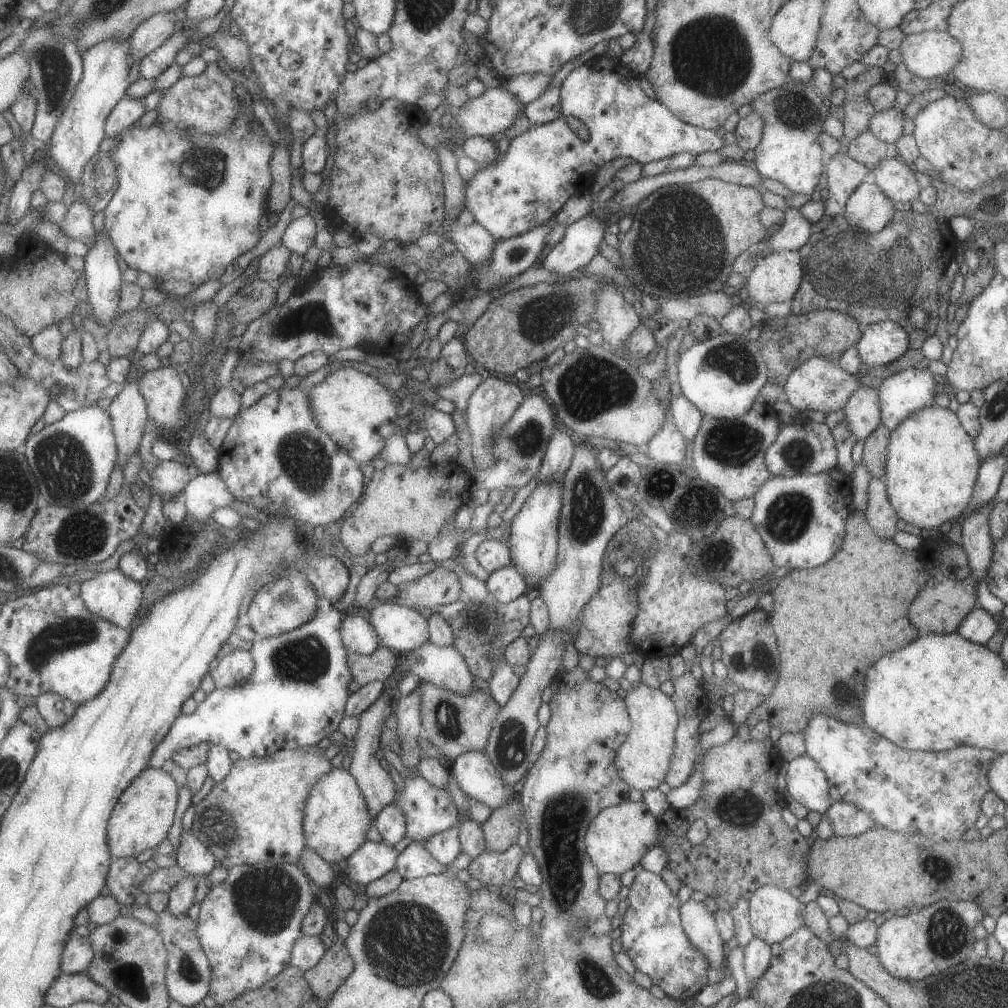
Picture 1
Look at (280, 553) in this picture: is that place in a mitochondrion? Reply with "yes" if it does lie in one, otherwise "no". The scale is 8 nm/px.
no

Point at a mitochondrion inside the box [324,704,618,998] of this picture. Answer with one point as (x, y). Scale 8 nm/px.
(405, 943)

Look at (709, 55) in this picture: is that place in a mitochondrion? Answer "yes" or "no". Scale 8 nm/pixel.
yes

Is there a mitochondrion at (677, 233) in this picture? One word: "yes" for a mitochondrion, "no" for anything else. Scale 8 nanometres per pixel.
yes

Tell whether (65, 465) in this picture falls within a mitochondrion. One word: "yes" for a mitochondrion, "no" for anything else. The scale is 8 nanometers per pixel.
yes

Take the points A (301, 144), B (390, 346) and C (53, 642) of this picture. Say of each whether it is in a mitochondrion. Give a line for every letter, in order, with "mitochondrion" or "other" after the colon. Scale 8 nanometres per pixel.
A: other
B: other
C: mitochondrion

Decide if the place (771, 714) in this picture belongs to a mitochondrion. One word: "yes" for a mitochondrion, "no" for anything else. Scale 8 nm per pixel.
no

